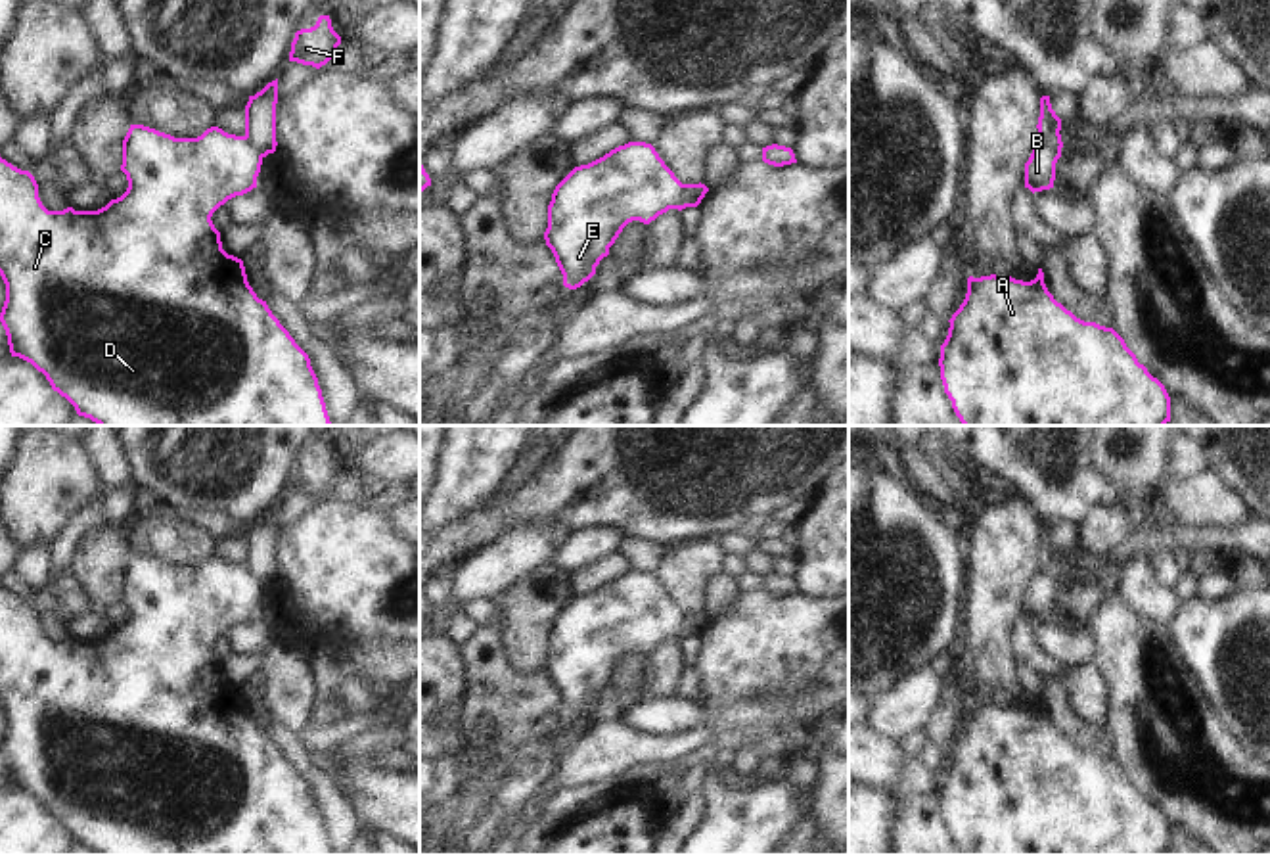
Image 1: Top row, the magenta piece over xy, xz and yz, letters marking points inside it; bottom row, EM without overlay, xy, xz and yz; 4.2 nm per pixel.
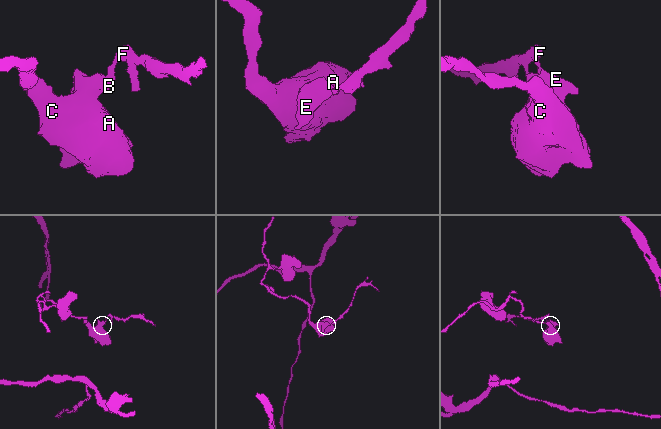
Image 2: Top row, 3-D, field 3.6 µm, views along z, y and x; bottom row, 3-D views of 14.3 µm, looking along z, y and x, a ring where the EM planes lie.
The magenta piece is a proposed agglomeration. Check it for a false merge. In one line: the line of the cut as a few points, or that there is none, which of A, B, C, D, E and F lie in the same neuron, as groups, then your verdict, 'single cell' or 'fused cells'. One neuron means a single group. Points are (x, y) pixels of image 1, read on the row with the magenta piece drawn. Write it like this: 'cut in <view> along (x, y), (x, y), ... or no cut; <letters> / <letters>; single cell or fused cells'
cut in xz along (684, 184), (675, 207); A B C D E / F; fused cells

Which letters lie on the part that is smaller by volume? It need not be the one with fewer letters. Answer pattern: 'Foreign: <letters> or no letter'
Foreign: F

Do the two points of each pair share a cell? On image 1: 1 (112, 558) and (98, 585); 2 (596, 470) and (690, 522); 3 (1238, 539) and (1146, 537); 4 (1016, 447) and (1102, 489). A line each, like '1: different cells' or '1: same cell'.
1: same cell
2: same cell
3: same cell
4: same cell

